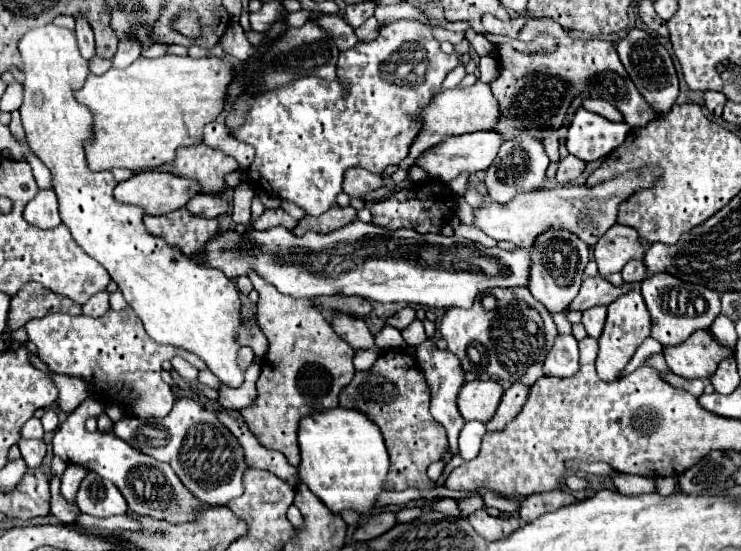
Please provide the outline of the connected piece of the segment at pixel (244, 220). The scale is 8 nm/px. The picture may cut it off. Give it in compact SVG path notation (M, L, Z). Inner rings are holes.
M241 182L233 192L233 220L241 222L245 226L251 226L251 200L255 196L255 190Z

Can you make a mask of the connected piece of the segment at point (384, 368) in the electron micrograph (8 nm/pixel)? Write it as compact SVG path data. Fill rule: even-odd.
M405 348L385 350L367 372L355 372L349 386L339 394L339 406L363 412L379 426L391 458L387 490L429 490L435 486L435 482L427 478L427 466L441 460L447 448L447 434L429 412L429 386L417 362L405 352Z

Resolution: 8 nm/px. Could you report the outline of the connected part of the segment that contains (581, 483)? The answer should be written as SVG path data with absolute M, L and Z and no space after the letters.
M569 474L569 476L565 478L565 486L567 486L569 490L585 490L585 488L591 486L591 482L589 482L587 478L577 476L577 474Z

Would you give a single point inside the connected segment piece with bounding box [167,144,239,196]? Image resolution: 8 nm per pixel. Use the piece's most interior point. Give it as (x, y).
(208, 167)

